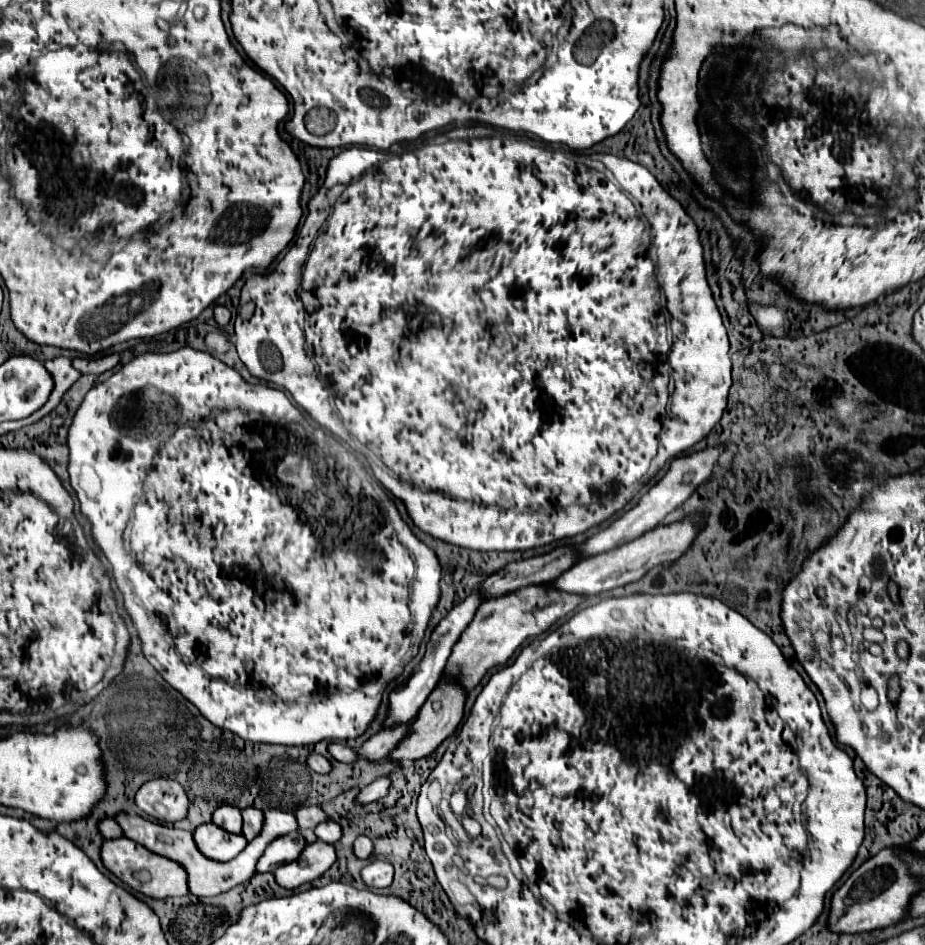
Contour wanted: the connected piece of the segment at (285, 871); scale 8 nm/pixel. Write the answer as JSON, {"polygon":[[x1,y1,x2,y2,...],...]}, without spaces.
{"polygon":[[315,841,307,845,299,859,281,865,275,871,275,879,279,879,279,885,285,889,297,889,303,883,309,883,317,877,321,877,337,859,335,845,325,841]]}

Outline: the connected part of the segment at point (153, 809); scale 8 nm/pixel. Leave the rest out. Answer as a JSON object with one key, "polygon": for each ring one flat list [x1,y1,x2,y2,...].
{"polygon":[[173,779,147,781,137,793,137,807,159,821,181,821,189,811,189,797,181,783]]}

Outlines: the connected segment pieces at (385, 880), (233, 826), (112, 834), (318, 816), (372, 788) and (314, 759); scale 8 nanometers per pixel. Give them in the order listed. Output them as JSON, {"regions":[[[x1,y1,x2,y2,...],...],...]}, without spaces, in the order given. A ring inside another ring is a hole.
{"regions":[[[373,861,361,871,365,883,375,889,389,887,393,881,393,865,387,861]],[[221,805,215,813,213,813,213,823,217,823,219,827,231,831,231,833,241,833,243,827,243,819,241,819,241,809,235,805]],[[105,819,105,821,101,821,101,823,99,823,99,829,101,829,101,833,103,833,105,839,121,839,121,837,125,837,125,835,123,835,123,829,119,827,119,823,117,823,115,819]],[[301,807,295,813,299,817,299,827,301,829,315,829,315,825,327,821,327,813,321,807]],[[383,775,383,777,375,779,371,785,367,785,365,789,361,789,359,803,371,803,371,801,377,801,377,799,385,797,387,791,389,791,389,787,391,787,389,775]],[[311,753,309,759,307,759,307,763,309,763,309,767,311,767,313,771,317,771,317,773,331,773,331,769,333,769,331,761,325,759,323,755,317,755,317,753]]]}

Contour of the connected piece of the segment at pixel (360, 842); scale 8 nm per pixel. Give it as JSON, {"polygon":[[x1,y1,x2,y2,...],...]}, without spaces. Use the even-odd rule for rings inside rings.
{"polygon":[[361,835,361,837,357,837,357,841,353,845,353,851,359,859,369,859,371,853,373,853,373,841,367,835]]}

